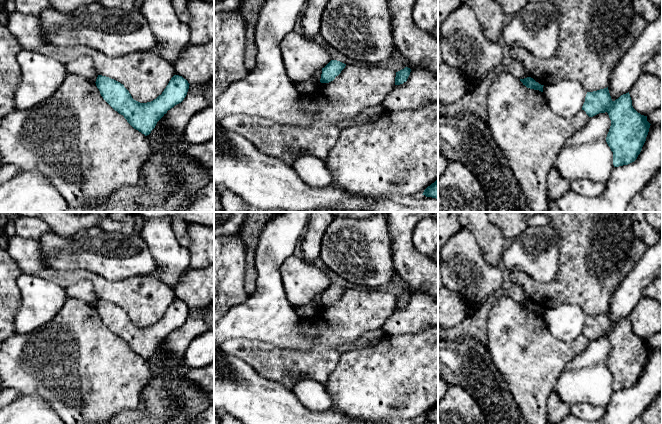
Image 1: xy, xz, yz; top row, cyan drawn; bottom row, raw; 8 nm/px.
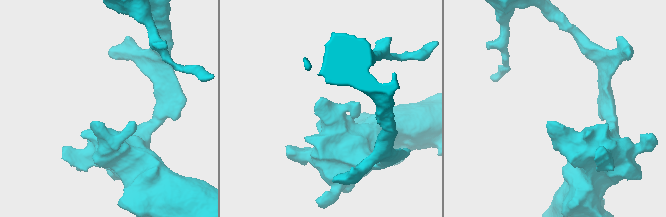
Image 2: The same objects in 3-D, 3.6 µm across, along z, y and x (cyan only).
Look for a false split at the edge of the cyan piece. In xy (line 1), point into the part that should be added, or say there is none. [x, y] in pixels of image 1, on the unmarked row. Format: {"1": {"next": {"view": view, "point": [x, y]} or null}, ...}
{"1": {"next": null}}

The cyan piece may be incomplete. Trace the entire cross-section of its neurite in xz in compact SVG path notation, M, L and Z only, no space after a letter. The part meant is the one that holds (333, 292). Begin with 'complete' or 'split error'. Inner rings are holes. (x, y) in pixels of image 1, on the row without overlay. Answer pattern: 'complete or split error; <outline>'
complete; M331 284L324 292L322 292L322 298L321 298L321 307L329 307L335 303L336 300L338 300L341 295L345 292L346 288L337 285L337 284Z

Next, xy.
complete; M98 299L95 307L103 323L145 360L151 357L168 334L184 324L190 309L182 300L174 299L161 319L151 326L140 327L114 303Z

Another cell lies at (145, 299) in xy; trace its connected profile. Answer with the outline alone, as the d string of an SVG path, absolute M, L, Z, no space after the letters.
M49 268L36 275L51 280L65 289L79 281L89 280L93 284L98 299L120 306L132 322L140 327L156 323L175 299L172 287L153 275L109 281L88 270L56 271Z

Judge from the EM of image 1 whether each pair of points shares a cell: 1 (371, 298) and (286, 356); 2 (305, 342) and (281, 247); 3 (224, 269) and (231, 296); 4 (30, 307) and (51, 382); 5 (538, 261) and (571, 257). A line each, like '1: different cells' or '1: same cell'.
1: same cell
2: same cell
3: same cell
4: different cells
5: different cells

